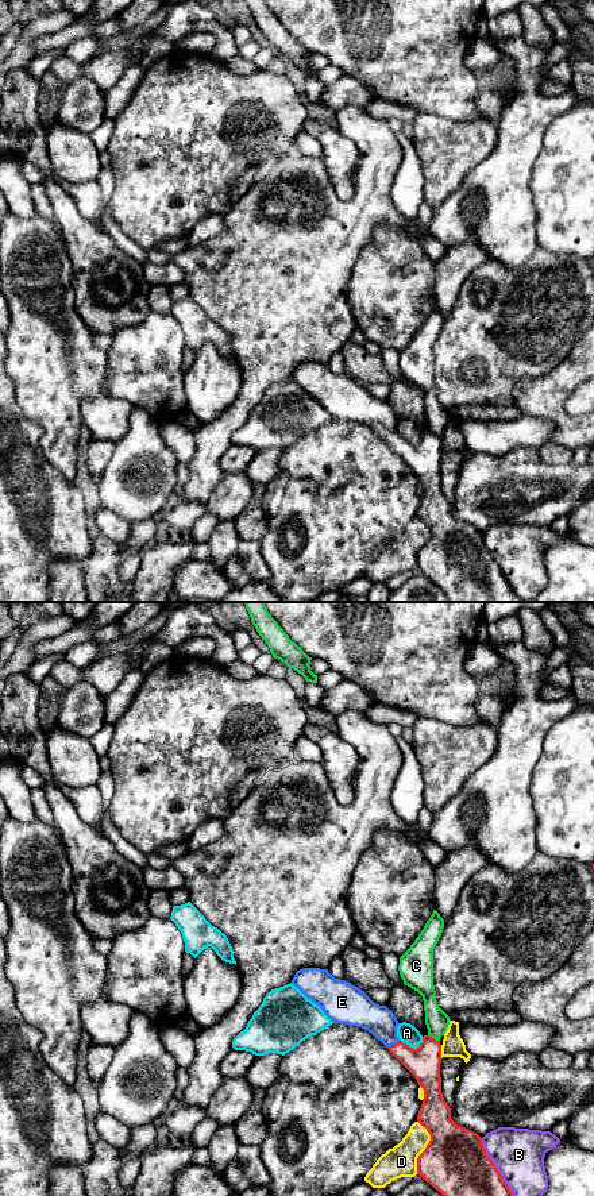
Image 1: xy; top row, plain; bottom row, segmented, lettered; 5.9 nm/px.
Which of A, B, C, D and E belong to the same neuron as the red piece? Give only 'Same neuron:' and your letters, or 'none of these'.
Same neuron: E

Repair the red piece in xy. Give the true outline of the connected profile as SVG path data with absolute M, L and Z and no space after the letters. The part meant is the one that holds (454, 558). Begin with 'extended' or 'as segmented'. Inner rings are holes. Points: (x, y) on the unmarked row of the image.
extended; M302 363L296 367L292 379L317 400L333 418L356 421L371 428L414 471L424 485L417 517L427 524L431 536L417 553L417 570L439 586L448 602L524 602L514 593L501 568L486 549L482 533L451 513L451 504L441 489L441 440L424 431L417 444L397 432L398 416L386 401L374 398L364 386L351 378L335 374L328 364Z

